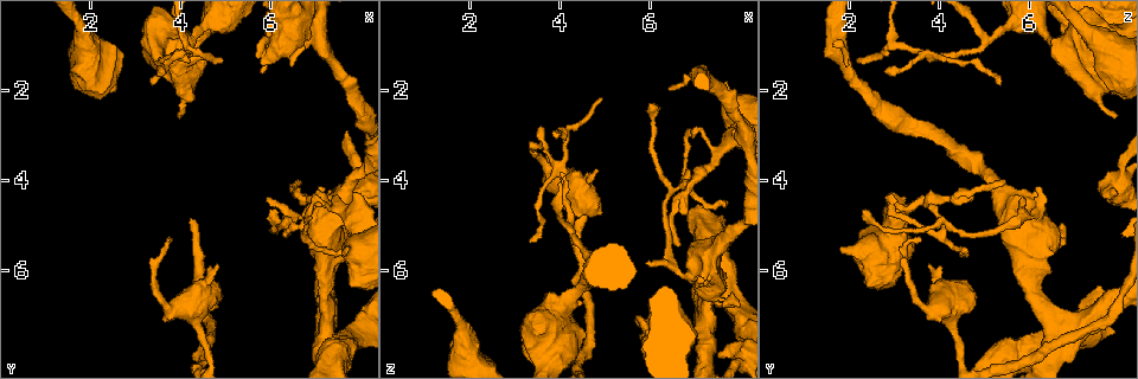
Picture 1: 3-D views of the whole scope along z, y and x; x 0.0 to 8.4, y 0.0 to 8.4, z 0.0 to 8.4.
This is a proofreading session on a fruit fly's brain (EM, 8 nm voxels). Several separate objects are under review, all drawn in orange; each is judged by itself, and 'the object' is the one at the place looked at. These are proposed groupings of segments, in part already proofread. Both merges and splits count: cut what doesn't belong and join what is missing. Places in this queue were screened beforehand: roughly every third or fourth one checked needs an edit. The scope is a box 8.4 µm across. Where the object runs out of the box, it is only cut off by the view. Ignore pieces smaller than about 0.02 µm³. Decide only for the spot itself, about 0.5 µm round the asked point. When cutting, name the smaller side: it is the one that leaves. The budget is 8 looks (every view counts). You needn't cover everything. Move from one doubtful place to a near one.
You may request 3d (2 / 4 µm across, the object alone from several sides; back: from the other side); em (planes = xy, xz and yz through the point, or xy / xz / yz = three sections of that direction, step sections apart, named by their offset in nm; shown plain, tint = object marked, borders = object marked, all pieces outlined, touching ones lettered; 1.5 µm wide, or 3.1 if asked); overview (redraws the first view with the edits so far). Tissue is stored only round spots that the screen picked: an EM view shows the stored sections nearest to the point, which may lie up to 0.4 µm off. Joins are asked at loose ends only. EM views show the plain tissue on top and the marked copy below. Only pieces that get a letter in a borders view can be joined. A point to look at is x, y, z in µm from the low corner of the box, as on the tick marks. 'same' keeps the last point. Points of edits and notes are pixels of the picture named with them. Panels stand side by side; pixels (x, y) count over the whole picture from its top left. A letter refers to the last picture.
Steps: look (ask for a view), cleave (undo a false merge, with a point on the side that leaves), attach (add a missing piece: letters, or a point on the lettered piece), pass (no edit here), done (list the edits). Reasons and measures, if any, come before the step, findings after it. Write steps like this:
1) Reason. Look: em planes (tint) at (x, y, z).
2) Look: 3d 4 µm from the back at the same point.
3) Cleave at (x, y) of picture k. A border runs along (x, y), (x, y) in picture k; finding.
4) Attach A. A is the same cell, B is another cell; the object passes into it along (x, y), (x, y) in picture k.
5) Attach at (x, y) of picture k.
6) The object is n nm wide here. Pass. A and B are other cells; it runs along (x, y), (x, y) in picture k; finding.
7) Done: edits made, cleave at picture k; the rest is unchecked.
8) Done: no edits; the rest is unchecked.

Sharp bend. Look: em planes (borders) at (7.20, 7.50, 6.50).

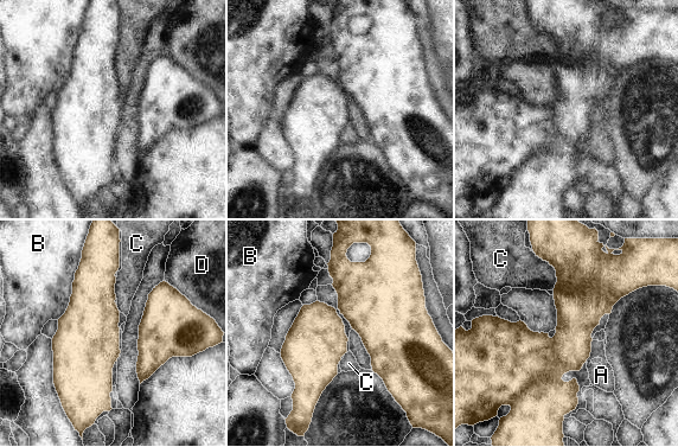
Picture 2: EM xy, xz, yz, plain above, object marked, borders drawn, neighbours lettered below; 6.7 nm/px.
Pass. A, B, C and D are other cells; a border runs along (85, 240), (69, 305), (57, 319) in picture 2; one cell here.

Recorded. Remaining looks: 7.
Look: 3d 2 µm at (6.45, 4.95, 4.20).

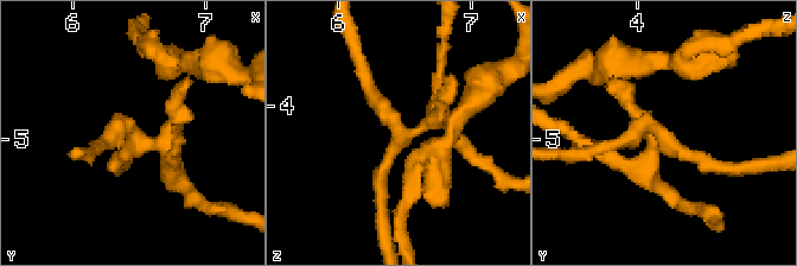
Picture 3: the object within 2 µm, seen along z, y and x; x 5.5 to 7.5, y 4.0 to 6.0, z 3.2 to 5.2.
Now the EM. Look: em planes (borders) at (6.52, 5.02, 4.20).

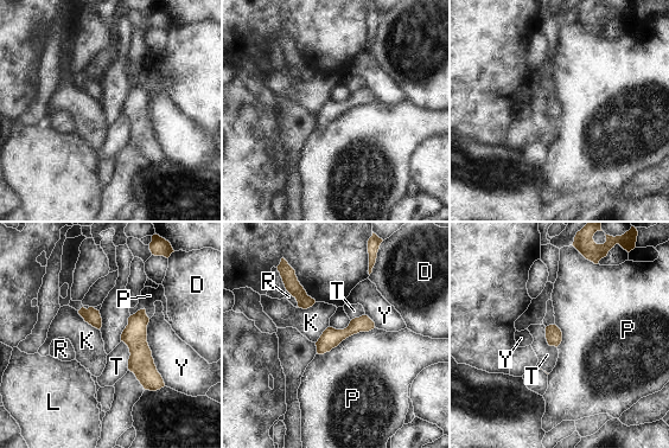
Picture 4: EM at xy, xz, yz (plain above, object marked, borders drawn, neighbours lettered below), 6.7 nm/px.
Pass. D, K, L, P, R, T and Y are other cells; it runs along (371, 325), (356, 325), (319, 350) in picture 4; one cell here.

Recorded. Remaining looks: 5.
Tapers out. Look: em planes (borders) at (3.35, 1.95, 5.40).

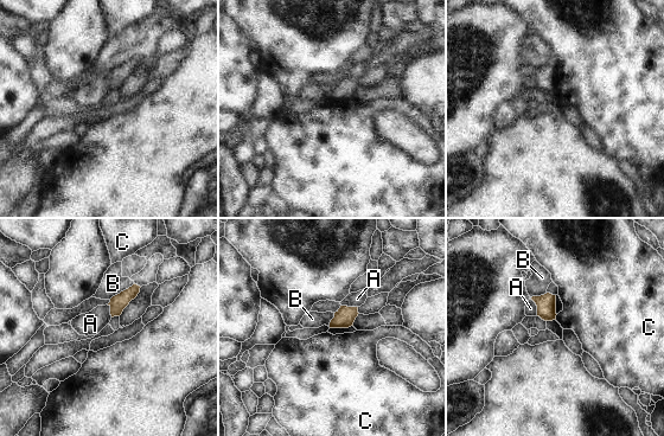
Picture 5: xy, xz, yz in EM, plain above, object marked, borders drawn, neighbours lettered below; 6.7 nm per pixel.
The longest contact is with B, 200 nm. Pass. A, B and C are other cells; a border runs along (557, 314), (555, 319) in picture 5; none of them fits.

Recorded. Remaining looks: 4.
Done: no edits; the rest is unchecked.

